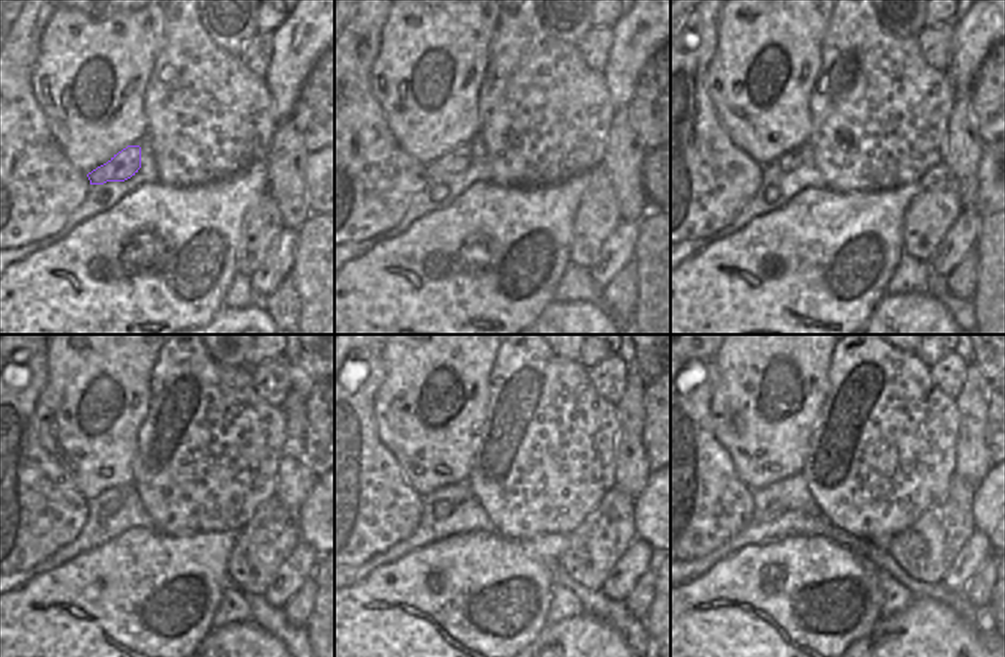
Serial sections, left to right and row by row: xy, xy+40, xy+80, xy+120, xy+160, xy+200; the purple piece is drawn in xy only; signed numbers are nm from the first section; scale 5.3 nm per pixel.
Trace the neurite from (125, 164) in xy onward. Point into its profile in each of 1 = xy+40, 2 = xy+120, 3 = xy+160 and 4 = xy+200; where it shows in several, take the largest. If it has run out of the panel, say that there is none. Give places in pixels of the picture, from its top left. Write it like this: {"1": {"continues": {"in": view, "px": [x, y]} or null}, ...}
{"1": {"continues": {"in": "xy+40", "px": [456, 161]}}, "2": {"continues": {"in": "xy+120", "px": [113, 506]}}, "3": {"continues": {"in": "xy+160", "px": [441, 509]}}, "4": {"continues": {"in": "xy+200", "px": [776, 510]}}}

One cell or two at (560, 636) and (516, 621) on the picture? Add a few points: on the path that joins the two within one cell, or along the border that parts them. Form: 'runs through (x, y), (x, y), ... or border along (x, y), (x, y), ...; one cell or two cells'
border along (545, 624), (533, 641); two cells

